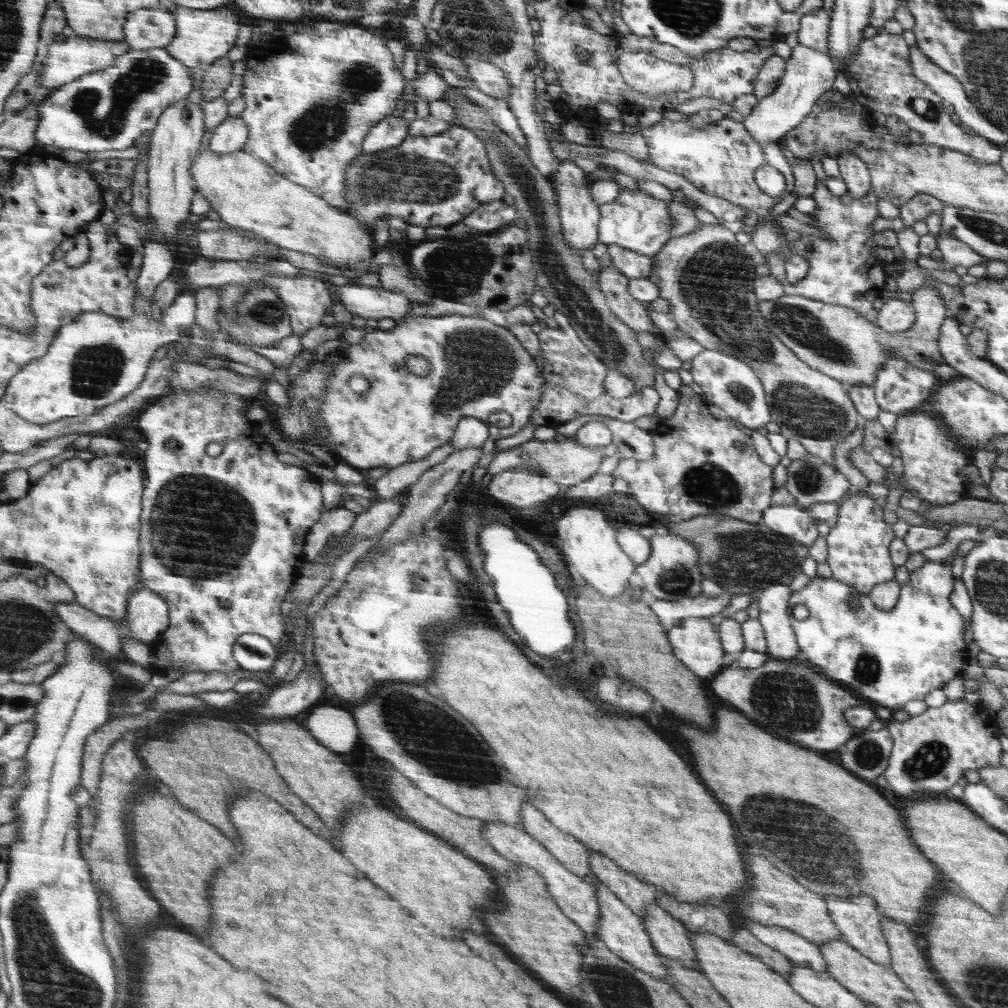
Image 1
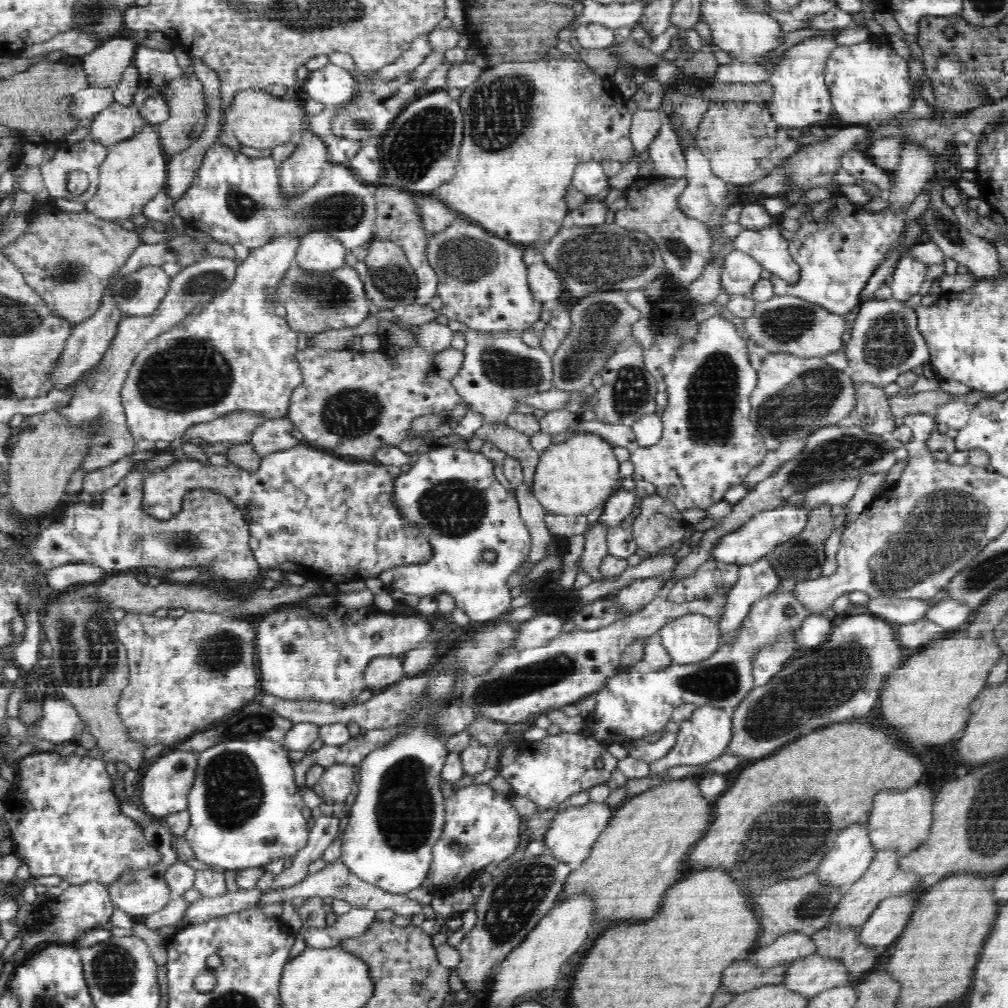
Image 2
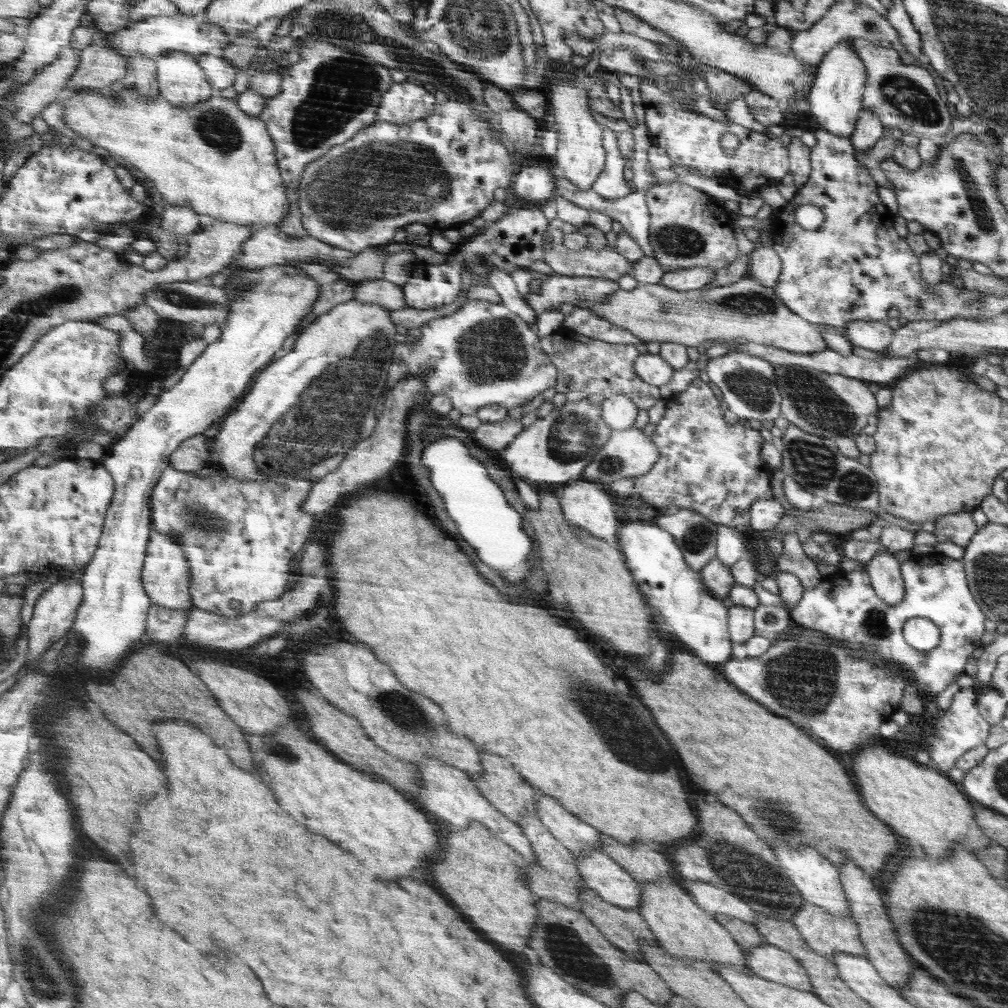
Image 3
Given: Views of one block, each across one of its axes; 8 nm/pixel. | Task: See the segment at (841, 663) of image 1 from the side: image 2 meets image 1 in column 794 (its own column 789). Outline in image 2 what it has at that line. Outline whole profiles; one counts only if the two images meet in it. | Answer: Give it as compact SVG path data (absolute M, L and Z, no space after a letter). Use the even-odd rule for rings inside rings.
M774 591L770 596L758 600L752 604L750 612L741 622L739 631L735 634L734 642L730 644L721 644L714 654L700 662L692 664L676 664L672 662L670 666L656 670L654 672L638 672L635 667L628 668L626 671L617 671L603 684L601 690L596 692L596 706L591 715L584 718L587 732L594 736L597 741L601 742L604 748L613 744L619 744L622 747L630 748L630 744L636 740L643 738L650 732L664 732L664 728L673 717L673 709L678 706L692 703L697 706L714 706L721 708L732 708L733 710L742 704L742 700L746 698L746 694L750 694L750 690L754 688L754 671L752 671L752 660L756 656L758 650L762 650L768 644L778 642L784 634L788 632L798 632L802 626L806 616L812 614L810 609L800 604L798 598L790 592ZM792 608L794 610L793 617L786 617L784 610Z

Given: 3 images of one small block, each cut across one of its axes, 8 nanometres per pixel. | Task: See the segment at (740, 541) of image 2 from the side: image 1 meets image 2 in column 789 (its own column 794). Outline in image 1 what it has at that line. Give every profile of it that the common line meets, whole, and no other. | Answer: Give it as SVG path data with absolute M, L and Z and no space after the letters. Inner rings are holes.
M770 505L761 520L774 533L794 538L810 547L819 537L818 523L798 505Z

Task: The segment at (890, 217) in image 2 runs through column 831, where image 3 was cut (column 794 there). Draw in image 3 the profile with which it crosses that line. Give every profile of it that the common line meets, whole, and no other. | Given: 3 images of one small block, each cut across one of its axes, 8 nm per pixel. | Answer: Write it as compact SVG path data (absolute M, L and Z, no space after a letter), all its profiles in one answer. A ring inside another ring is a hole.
M818 126L817 130L813 134L816 137L816 145L811 148L811 150L812 150L812 176L809 177L809 180L805 182L805 185L802 186L802 188L797 189L796 199L791 202L786 203L785 206L777 213L776 224L771 225L771 236L774 239L774 240L772 240L771 247L774 248L774 250L776 250L776 254L778 254L778 257L780 258L780 261L781 261L781 273L780 273L780 276L778 277L778 282L776 283L776 286L773 289L781 297L782 302L785 303L785 305L787 307L789 307L790 310L797 312L799 315L801 315L802 318L805 318L806 321L810 321L811 323L818 324L819 326L823 325L823 326L828 326L828 328L834 328L834 330L836 330L836 332L838 332L838 334L840 334L840 335L844 335L844 332L848 333L849 322L877 321L877 320L885 320L886 321L886 316L888 316L888 310L890 310L890 308L892 306L896 306L896 308L898 308L900 314L908 319L908 322L921 321L921 320L936 320L936 319L942 320L942 321L948 321L948 319L954 319L956 317L962 317L962 318L966 318L966 319L980 319L980 318L982 318L982 316L981 316L981 314L982 314L981 313L981 302L984 299L984 296L986 295L986 293L982 293L982 292L979 292L976 290L968 290L968 289L964 290L964 287L958 288L958 287L953 286L952 281L951 281L951 275L945 276L945 278L940 283L936 284L936 286L930 286L930 284L928 282L926 282L926 284L924 284L925 278L924 277L920 278L920 268L918 268L918 258L916 258L916 254L912 254L912 252L913 252L912 248L908 248L908 244L906 244L907 240L904 240L904 237L900 238L900 236L898 236L898 234L896 234L896 232L894 232L894 228L892 228L892 224L890 224L890 220L884 220L884 218L878 218L878 216L884 216L884 214L886 214L886 206L884 206L884 204L882 204L882 202L880 202L880 198L878 198L878 186L876 186L876 181L874 181L874 179L873 179L872 171L864 170L864 168L862 168L862 164L860 164L860 162L858 162L858 160L856 160L856 158L854 158L854 146L853 146L853 143L850 142L850 139L848 137L840 137L838 135L830 133L828 130L826 130L826 128L824 126ZM804 203L818 206L818 208L820 208L820 210L822 210L822 212L824 213L825 219L824 219L824 222L822 223L822 225L820 225L820 227L818 227L814 230L804 230L804 228L802 228L802 226L798 226L798 224L796 224L796 220L794 220L794 212L795 212L796 208L798 208L798 206L802 206ZM884 226L890 226L890 228L892 228L892 234L876 234L876 230L878 230L878 232L880 232L880 230L882 230L882 228L884 228Z

